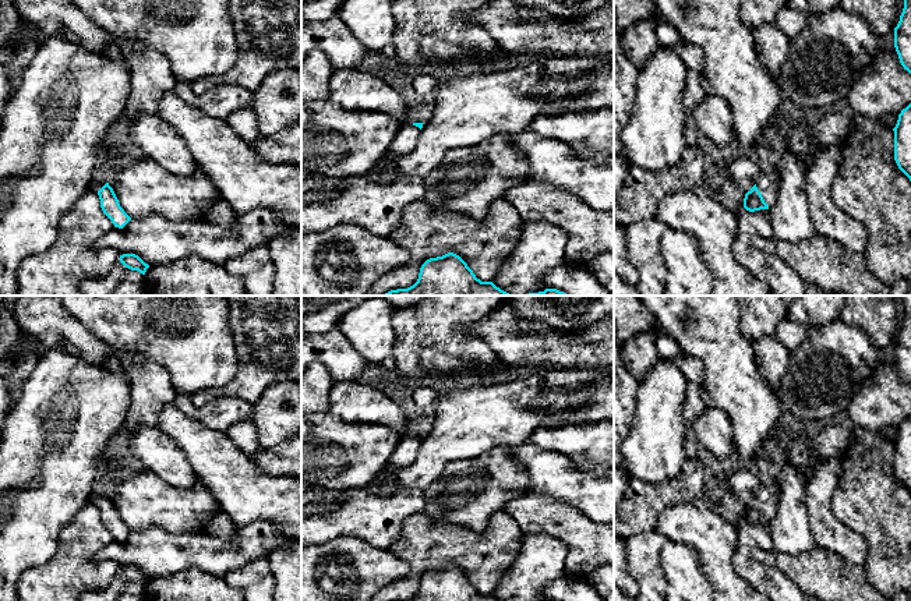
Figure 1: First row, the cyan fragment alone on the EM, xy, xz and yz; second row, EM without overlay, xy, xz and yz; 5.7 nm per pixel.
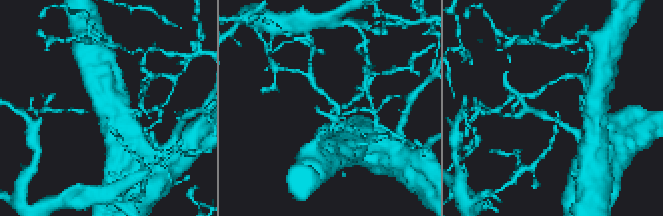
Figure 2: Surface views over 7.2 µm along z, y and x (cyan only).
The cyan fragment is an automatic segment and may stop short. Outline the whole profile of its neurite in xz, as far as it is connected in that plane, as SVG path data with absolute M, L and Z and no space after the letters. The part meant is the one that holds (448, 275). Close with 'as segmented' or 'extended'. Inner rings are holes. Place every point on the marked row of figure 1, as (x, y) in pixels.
M456 254L427 259L417 282L407 289L398 289L384 296L515 296L492 282L481 282L467 264Z; as segmented

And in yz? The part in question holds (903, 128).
M911 103L901 110L894 131L894 160L911 181Z; as segmented

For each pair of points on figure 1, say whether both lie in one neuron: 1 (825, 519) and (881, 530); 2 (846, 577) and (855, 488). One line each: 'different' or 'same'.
1: different
2: different

